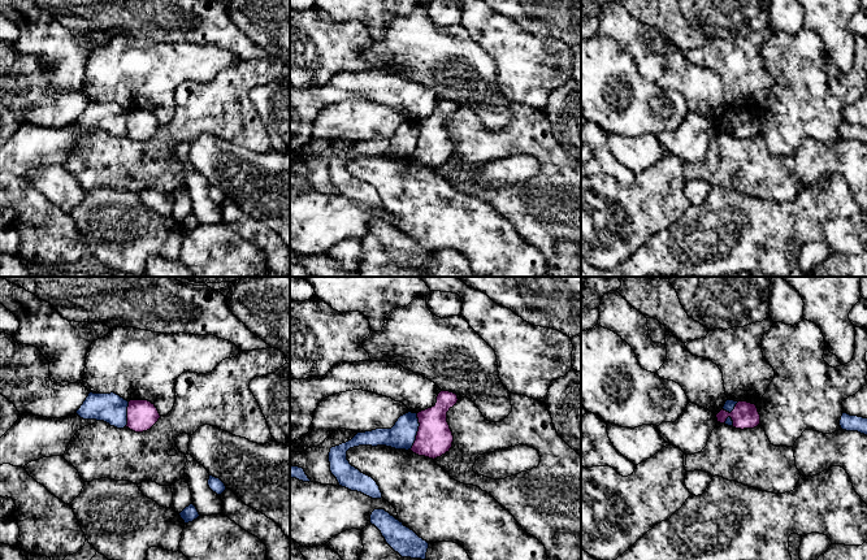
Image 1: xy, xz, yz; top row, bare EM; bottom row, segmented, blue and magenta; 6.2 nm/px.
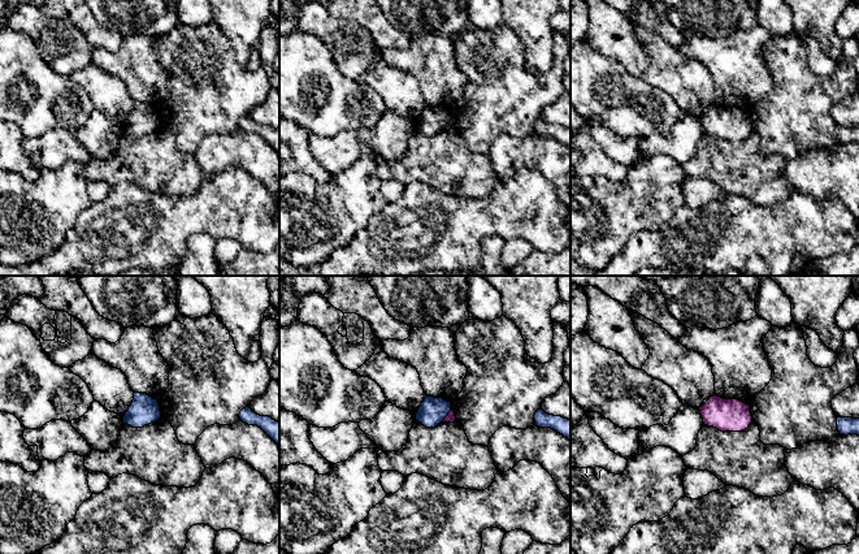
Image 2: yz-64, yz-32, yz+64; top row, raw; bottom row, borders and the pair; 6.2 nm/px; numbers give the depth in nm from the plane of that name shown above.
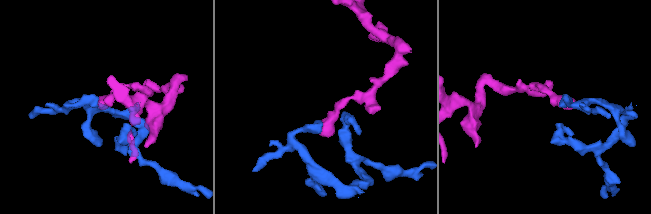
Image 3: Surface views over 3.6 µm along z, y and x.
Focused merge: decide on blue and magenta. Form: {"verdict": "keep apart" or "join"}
{"verdict": "keep apart"}

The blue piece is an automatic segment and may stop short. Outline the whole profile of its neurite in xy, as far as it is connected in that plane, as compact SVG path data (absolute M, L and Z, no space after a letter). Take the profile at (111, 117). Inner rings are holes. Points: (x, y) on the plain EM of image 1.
M90 101L81 117L75 121L83 129L104 130L117 138L127 134L129 110L120 104Z

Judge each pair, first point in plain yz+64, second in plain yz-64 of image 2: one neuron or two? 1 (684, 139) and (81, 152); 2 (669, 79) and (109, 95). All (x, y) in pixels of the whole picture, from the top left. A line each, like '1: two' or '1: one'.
1: two
2: one

